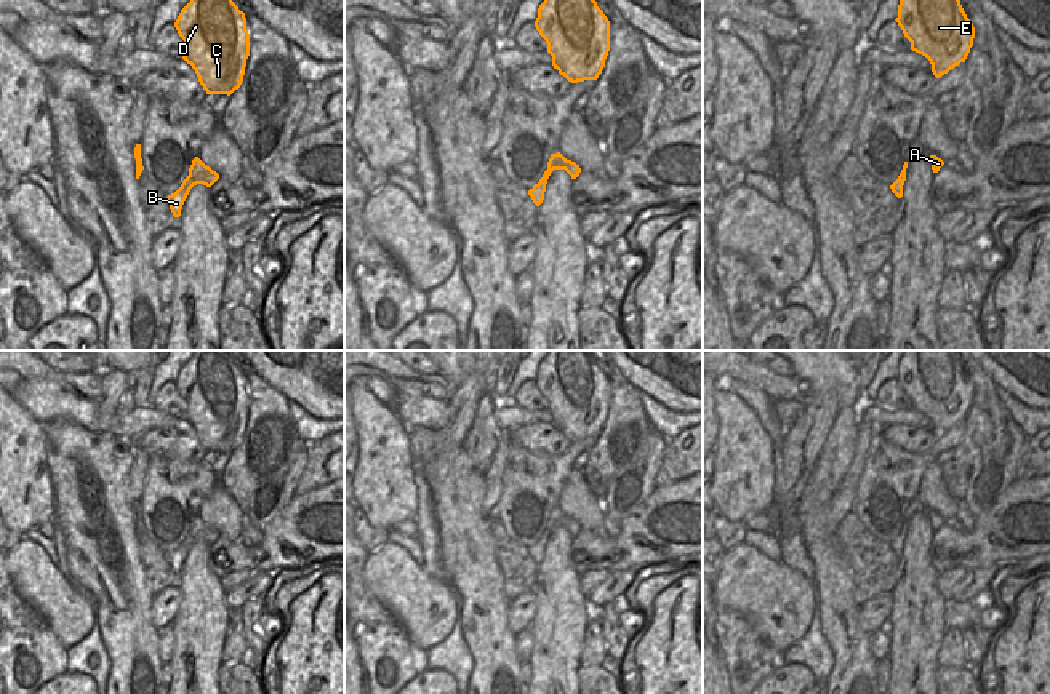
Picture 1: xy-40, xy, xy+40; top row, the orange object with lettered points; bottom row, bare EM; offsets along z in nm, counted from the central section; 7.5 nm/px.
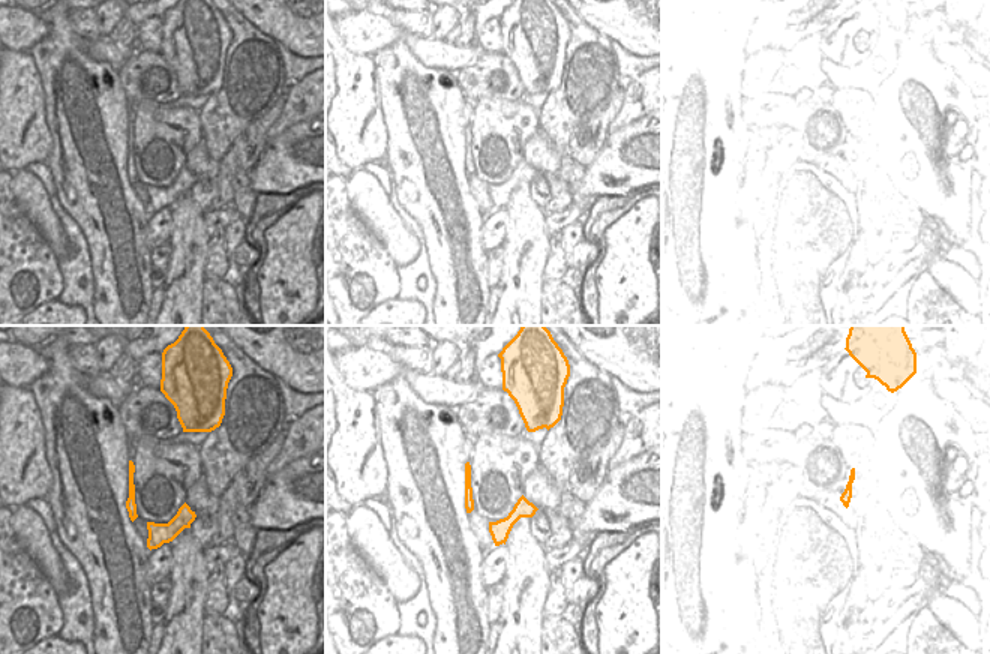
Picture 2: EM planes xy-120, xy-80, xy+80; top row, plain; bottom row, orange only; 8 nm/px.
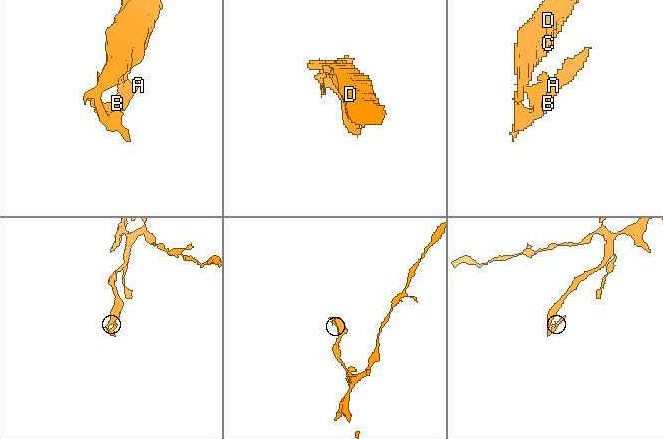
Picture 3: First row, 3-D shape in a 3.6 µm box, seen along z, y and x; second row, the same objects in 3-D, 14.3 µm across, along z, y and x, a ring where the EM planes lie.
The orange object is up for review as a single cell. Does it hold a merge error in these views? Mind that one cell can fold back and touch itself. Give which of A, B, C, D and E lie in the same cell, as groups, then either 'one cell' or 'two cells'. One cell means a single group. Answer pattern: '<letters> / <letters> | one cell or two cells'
A B C D E | one cell

